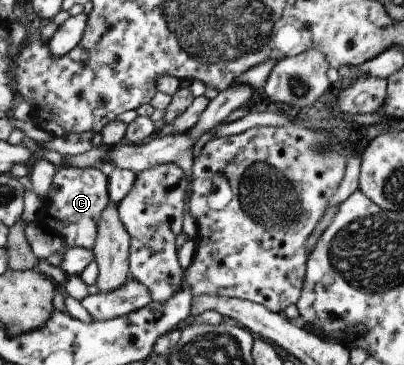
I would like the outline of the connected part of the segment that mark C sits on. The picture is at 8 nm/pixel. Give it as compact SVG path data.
M63 166L55 174L51 195L44 207L39 210L36 221L59 234L67 248L81 246L92 250L99 235L101 215L109 207L109 203L110 179L102 169Z

